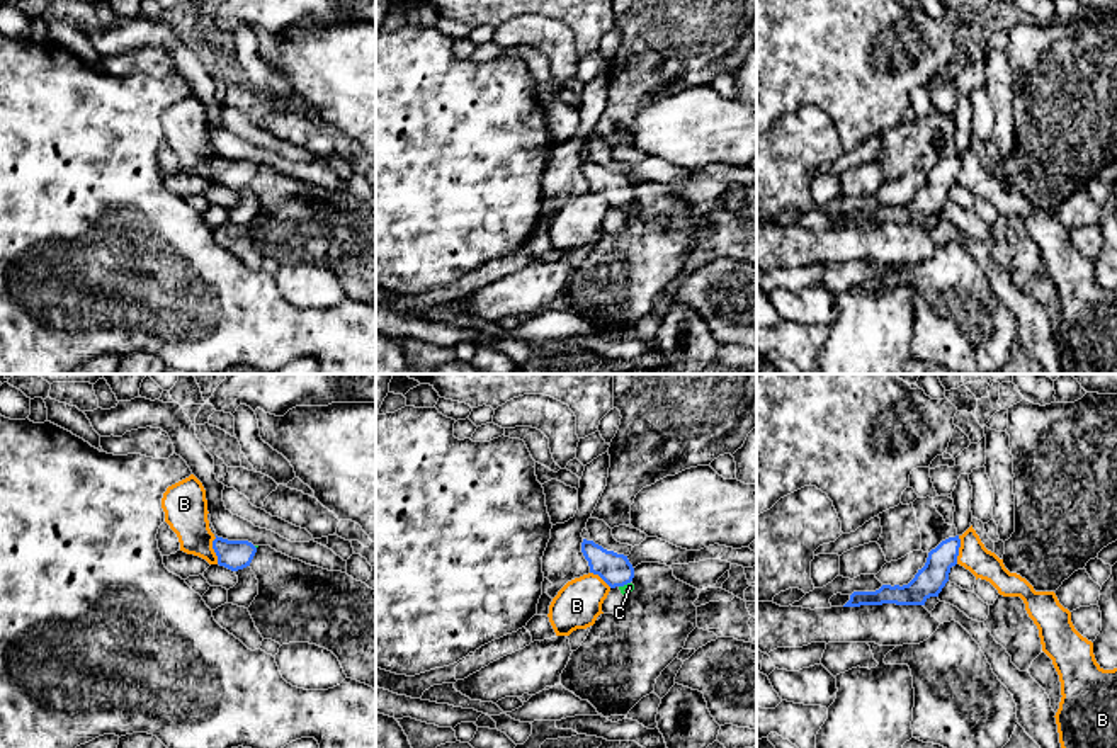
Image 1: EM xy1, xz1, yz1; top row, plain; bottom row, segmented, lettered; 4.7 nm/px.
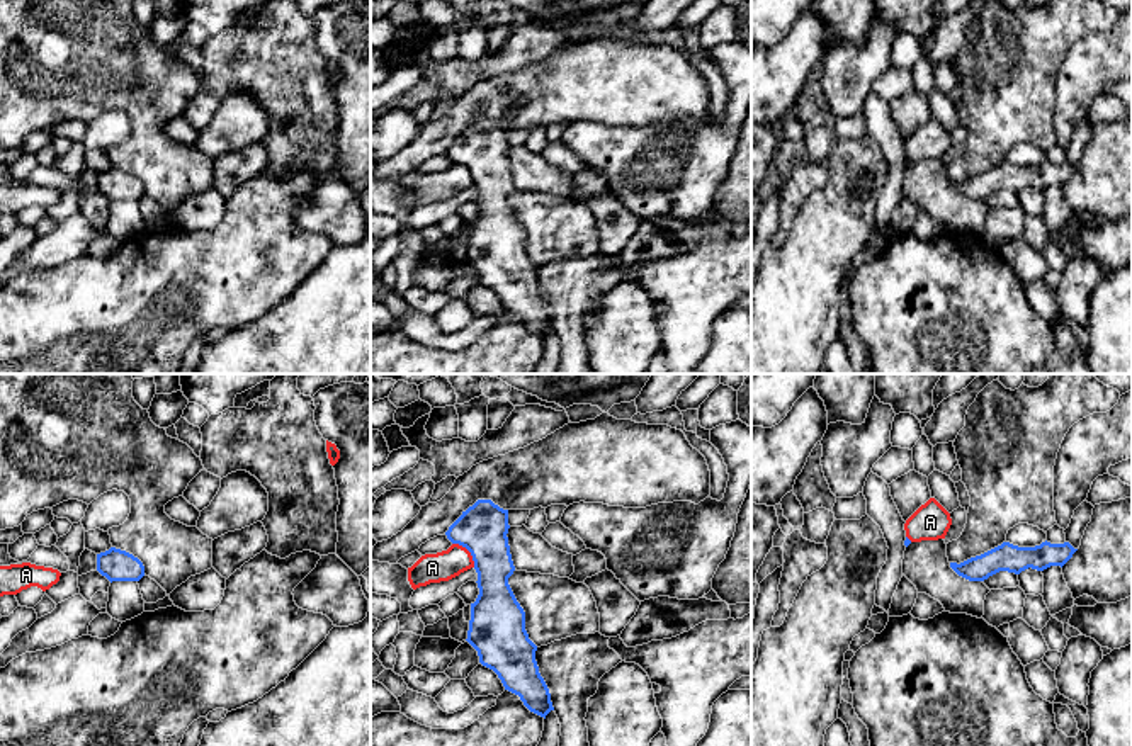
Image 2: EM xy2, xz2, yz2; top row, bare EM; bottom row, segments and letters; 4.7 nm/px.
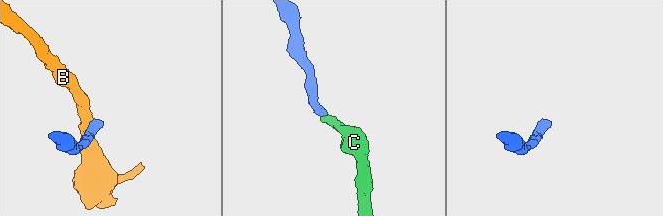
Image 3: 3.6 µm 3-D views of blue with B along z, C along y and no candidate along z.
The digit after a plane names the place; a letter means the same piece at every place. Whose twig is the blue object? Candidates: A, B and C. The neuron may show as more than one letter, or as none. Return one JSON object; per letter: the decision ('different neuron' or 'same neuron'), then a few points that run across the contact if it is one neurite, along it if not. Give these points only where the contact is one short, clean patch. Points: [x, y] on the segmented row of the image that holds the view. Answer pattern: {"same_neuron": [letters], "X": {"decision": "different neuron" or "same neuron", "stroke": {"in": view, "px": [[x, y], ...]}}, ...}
{"same_neuron": ["C"], "A": {"decision": "different neuron", "stroke": {"in": "xz2", "px": [[452, 542], [458, 542], [469, 553], [475, 566]]}}, "B": {"decision": "different neuron", "stroke": {"in": "yz1", "px": [[959, 536], [956, 563]]}}, "C": {"decision": "same neuron", "stroke": {"in": "xz1", "px": [[616, 570], [624, 583], [629, 587]]}}}

